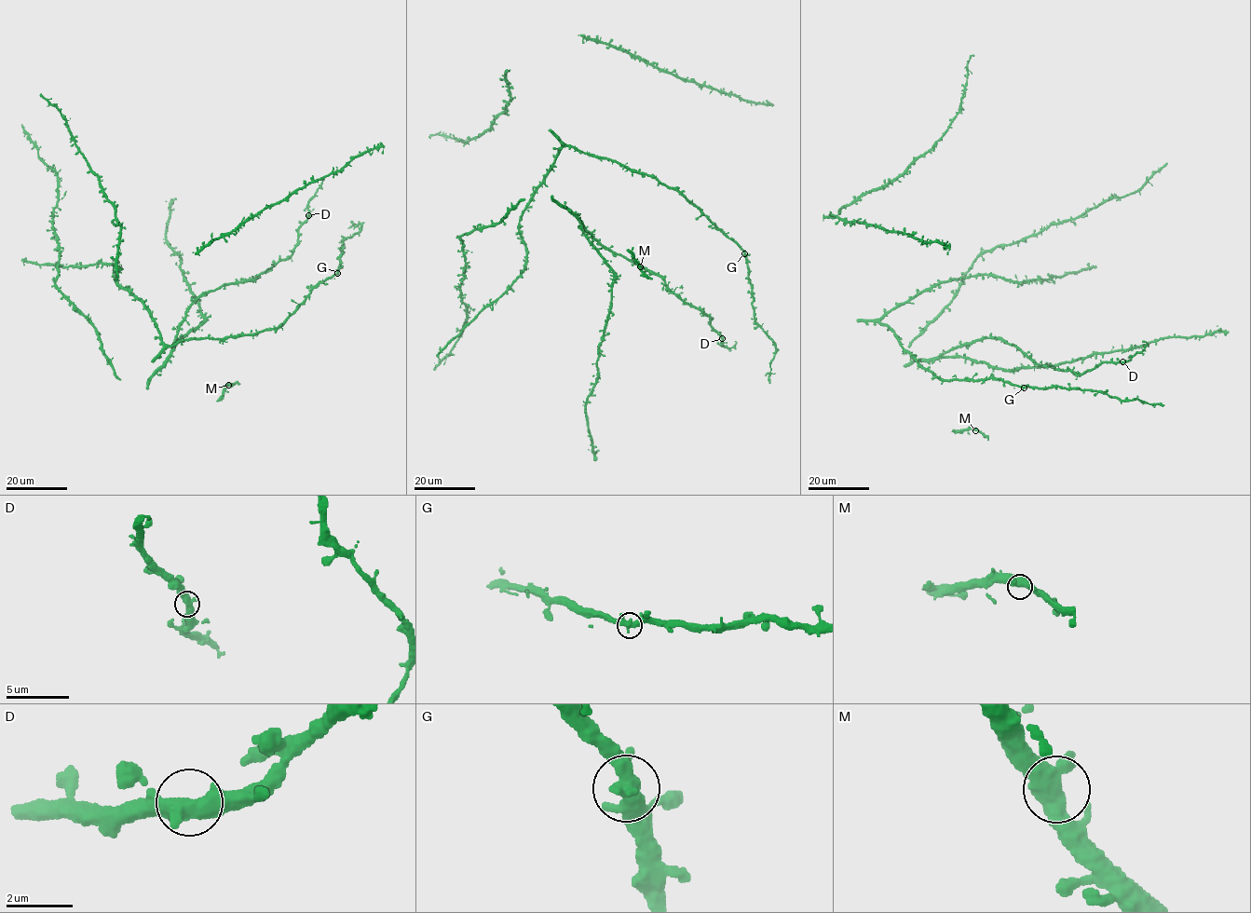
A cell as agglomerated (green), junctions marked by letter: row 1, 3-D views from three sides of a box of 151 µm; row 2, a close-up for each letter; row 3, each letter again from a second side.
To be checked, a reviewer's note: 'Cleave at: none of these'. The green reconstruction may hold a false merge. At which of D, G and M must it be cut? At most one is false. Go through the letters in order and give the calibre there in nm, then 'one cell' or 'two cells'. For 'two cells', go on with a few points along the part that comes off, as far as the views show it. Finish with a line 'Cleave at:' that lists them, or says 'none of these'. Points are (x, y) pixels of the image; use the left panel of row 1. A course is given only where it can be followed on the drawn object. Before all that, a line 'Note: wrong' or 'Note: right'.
Note: right
D: 400 nm thick; one cell
G: 400 nm thick; one cell
M: 400 nm thick; one cell
Cleave at: none of these

